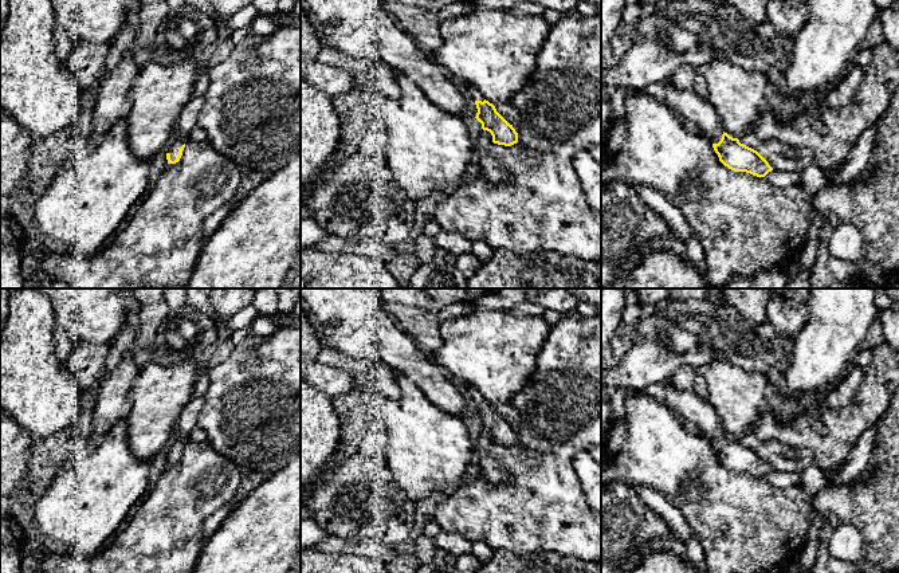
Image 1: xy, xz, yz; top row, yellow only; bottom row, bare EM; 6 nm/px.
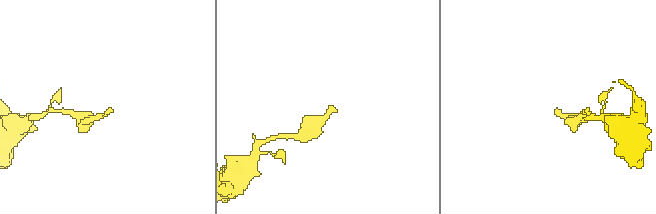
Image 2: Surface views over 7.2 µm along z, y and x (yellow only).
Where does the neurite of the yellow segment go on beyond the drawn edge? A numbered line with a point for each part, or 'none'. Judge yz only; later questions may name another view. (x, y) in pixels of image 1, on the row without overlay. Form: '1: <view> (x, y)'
1: yz (687, 404)

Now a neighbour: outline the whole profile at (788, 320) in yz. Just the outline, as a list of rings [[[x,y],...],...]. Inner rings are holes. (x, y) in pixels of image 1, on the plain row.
[[[778,299],[768,305],[766,322],[769,322],[780,334],[796,335],[805,326],[809,318],[809,302],[800,306]]]

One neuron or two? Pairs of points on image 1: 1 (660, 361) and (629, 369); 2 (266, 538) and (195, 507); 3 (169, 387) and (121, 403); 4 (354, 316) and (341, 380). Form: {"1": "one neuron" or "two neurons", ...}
{"1": "one neuron", "2": "two neurons", "3": "two neurons", "4": "two neurons"}

